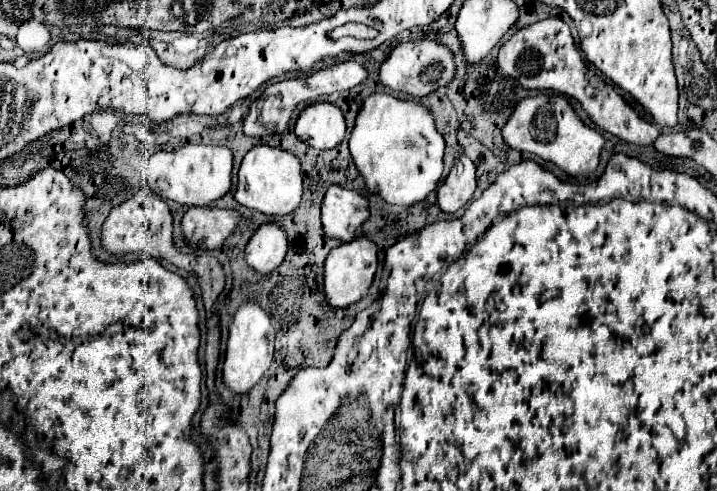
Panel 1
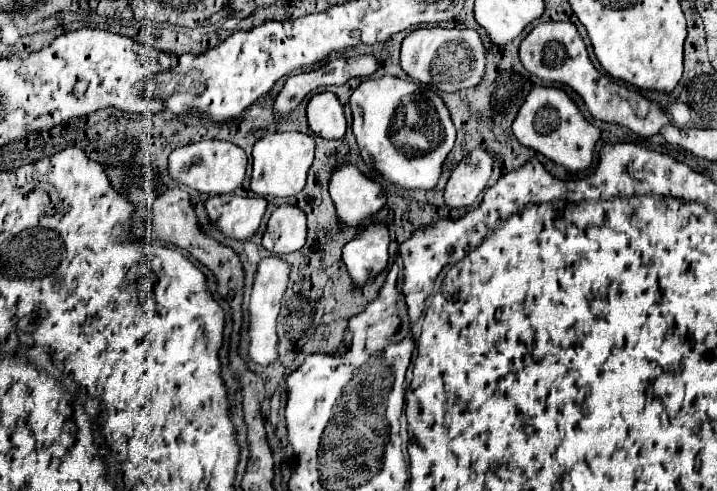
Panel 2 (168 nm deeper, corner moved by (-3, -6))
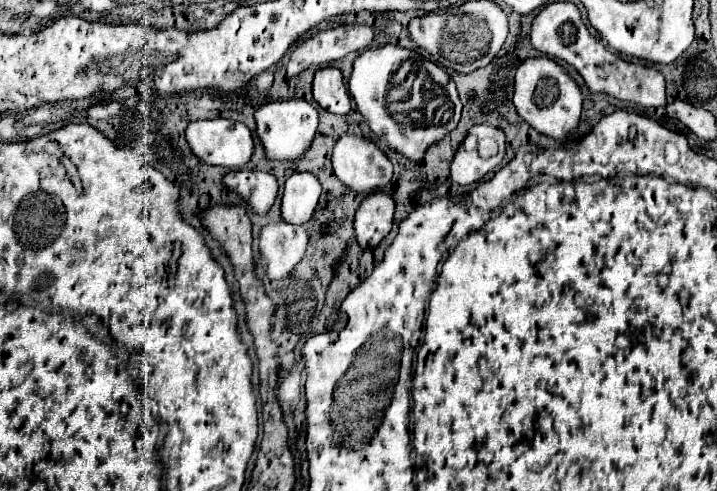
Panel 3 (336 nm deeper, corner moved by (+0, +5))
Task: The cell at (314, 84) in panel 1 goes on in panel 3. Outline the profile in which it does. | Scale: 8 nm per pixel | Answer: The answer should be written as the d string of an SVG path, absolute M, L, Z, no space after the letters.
M336 26L330 30L322 30L290 54L286 76L288 80L296 78L310 66L328 68L332 62L342 60L350 52L370 48L372 38L374 32L370 26Z

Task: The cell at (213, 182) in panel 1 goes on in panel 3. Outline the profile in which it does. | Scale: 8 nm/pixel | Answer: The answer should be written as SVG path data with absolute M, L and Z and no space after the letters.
M198 120L190 122L186 128L186 142L192 154L210 166L226 166L230 170L240 170L252 156L252 134L244 124L230 120Z

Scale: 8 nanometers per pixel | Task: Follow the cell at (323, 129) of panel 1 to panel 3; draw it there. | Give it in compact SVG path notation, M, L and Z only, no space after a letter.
M322 68L316 72L312 82L314 102L330 114L348 114L350 96L342 82L342 72L338 68Z

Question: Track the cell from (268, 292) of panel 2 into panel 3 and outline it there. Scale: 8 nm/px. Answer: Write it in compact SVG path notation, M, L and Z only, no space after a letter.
M282 220L264 226L260 232L260 254L266 262L266 280L284 280L294 270L294 266L304 258L306 244L306 226L292 226Z

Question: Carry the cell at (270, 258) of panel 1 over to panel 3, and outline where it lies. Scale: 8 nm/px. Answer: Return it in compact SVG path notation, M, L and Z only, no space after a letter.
M306 172L292 174L284 184L282 202L280 202L280 218L294 226L306 224L314 214L320 192L322 188L316 176Z

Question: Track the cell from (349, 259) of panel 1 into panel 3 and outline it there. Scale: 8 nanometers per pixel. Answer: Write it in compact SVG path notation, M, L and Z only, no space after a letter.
M370 194L354 216L354 232L360 248L376 248L392 230L394 200L390 194Z

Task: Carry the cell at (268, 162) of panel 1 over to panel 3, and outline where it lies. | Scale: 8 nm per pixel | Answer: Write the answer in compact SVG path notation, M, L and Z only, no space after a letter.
M304 100L266 104L260 110L256 110L254 118L256 118L256 134L264 146L264 154L268 160L286 160L286 162L302 160L318 128L318 110L314 104Z

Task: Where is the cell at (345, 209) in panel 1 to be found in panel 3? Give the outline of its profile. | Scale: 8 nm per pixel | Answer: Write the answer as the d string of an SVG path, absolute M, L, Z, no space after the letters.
M342 136L332 152L332 168L336 178L356 194L370 194L380 188L388 188L392 180L392 164L372 142L362 136Z

